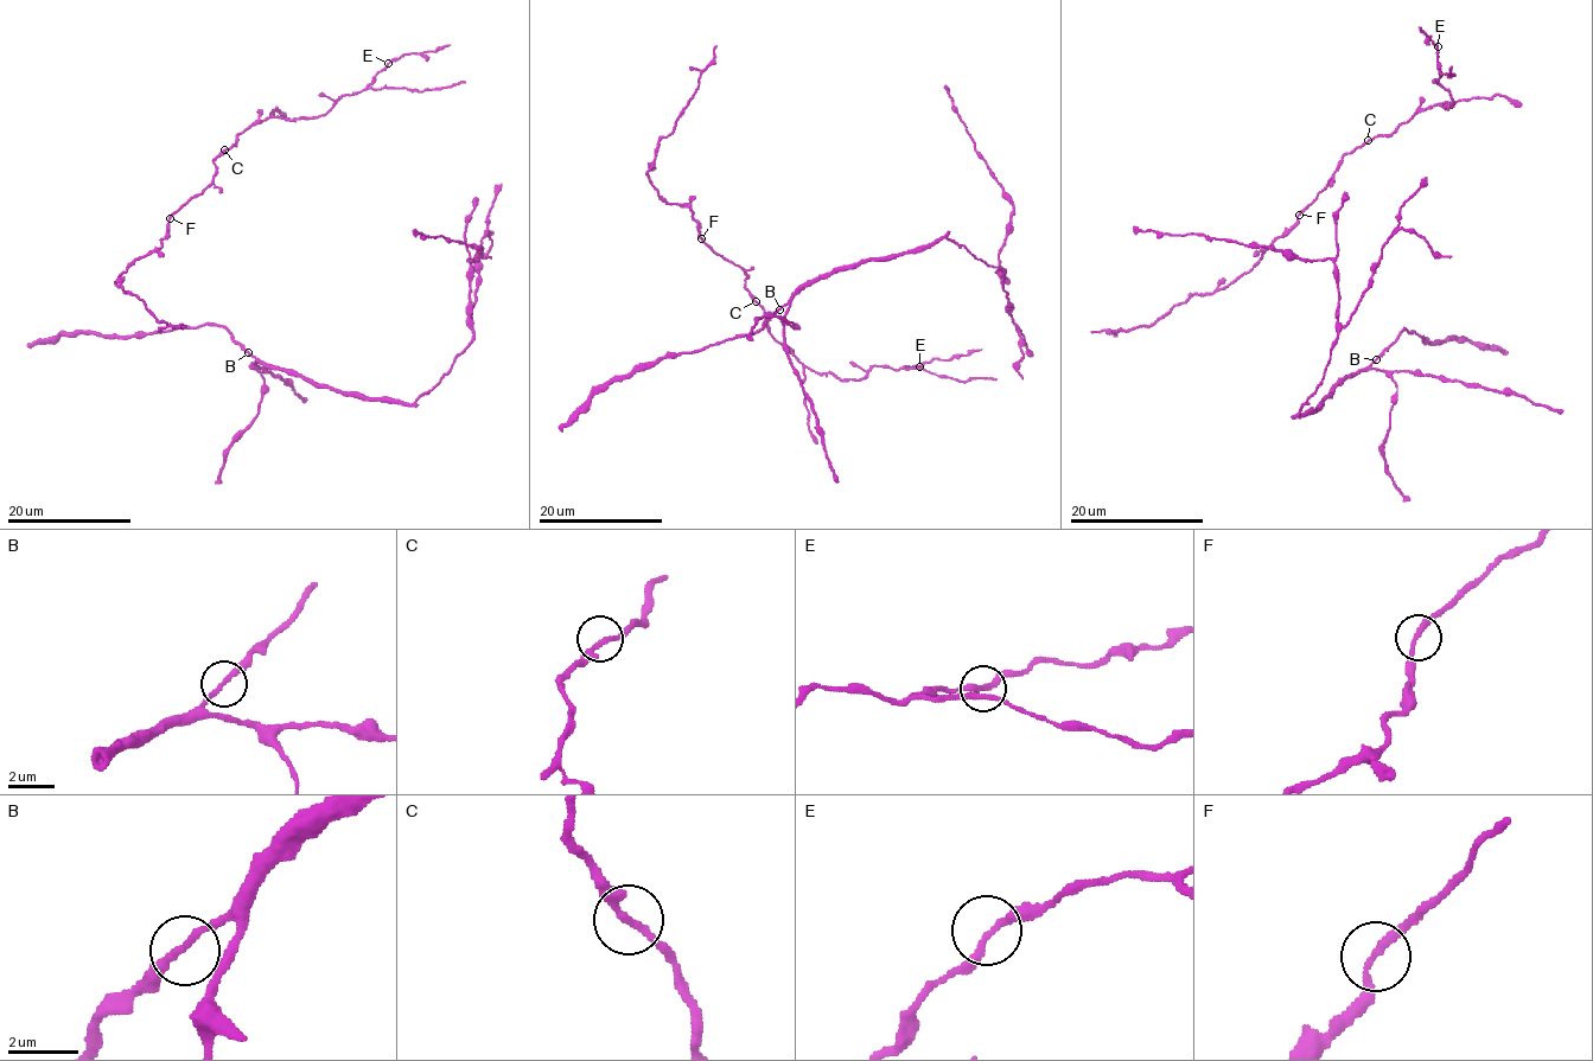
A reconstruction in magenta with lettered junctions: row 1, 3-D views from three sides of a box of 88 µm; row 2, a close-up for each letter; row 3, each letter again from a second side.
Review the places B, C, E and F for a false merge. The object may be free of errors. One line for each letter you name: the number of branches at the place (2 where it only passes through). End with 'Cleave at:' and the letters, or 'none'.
Cleave at: none

